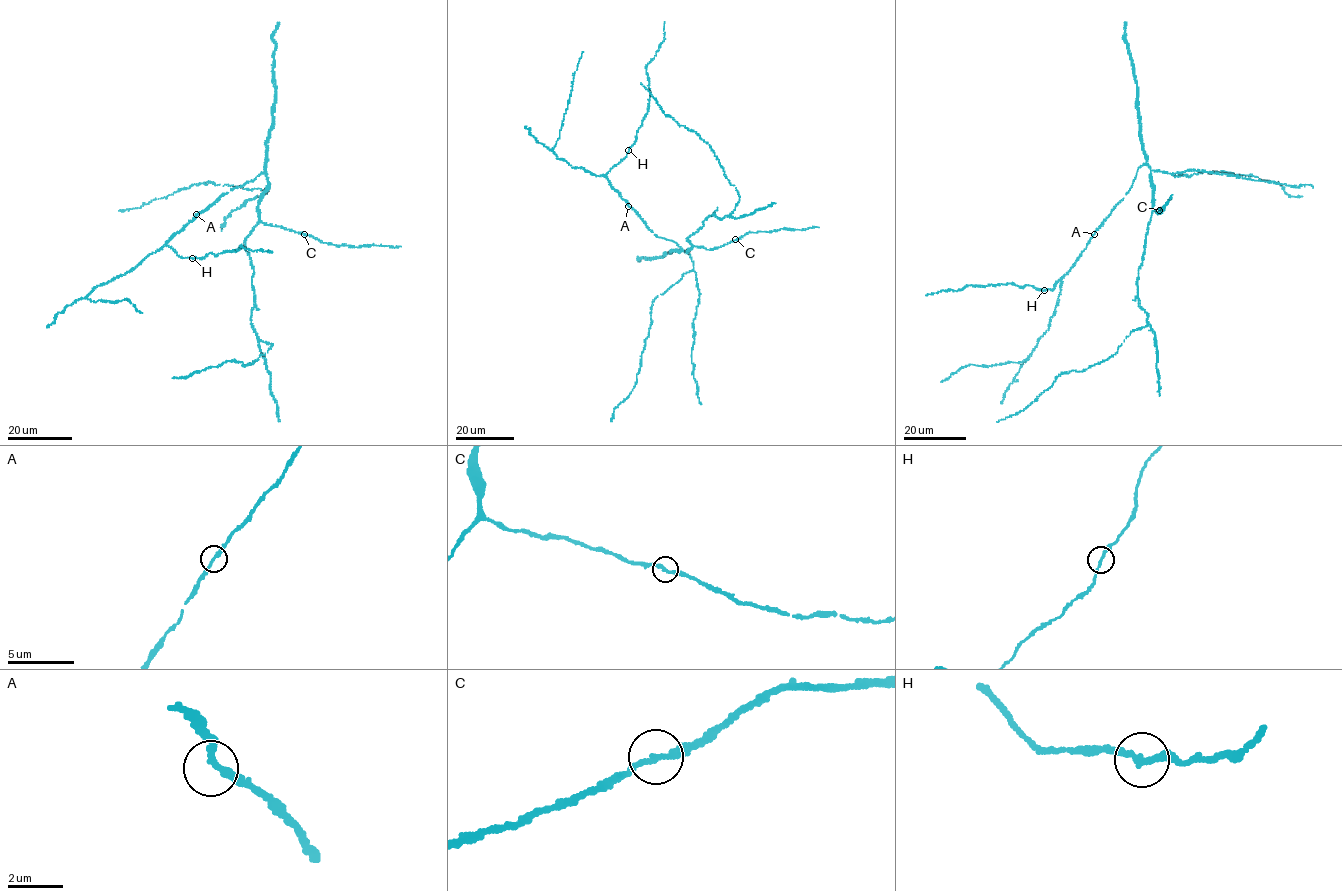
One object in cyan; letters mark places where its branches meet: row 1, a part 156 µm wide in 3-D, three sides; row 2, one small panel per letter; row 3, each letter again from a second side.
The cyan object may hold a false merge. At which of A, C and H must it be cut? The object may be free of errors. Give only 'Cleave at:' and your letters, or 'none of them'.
Cleave at: none of them

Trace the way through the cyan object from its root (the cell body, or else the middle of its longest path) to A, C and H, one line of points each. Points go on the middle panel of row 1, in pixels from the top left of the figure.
A: (687, 251), (672, 240), (657, 237), (628, 206)
C: (687, 251), (694, 246), (713, 249), (735, 240)
H: (687, 251), (649, 230), (610, 184), (606, 174), (628, 150)

